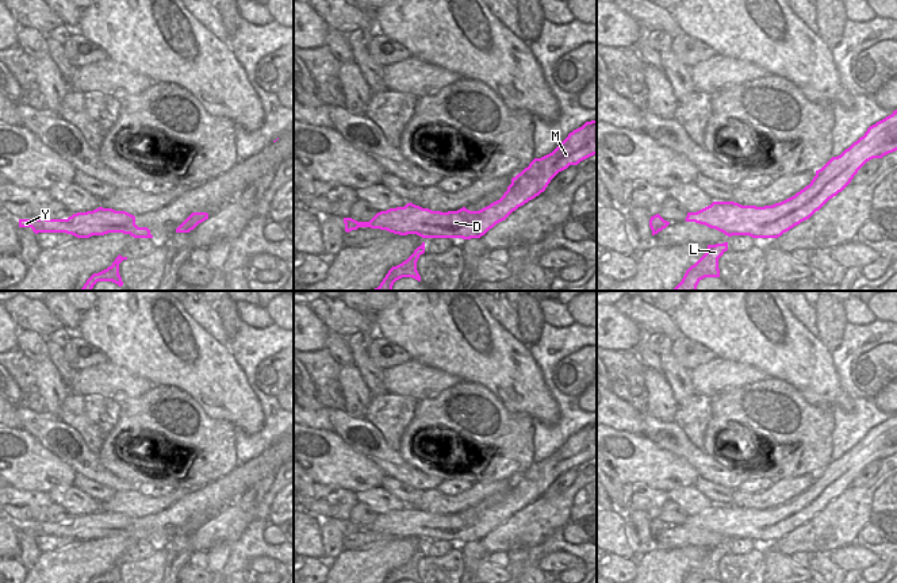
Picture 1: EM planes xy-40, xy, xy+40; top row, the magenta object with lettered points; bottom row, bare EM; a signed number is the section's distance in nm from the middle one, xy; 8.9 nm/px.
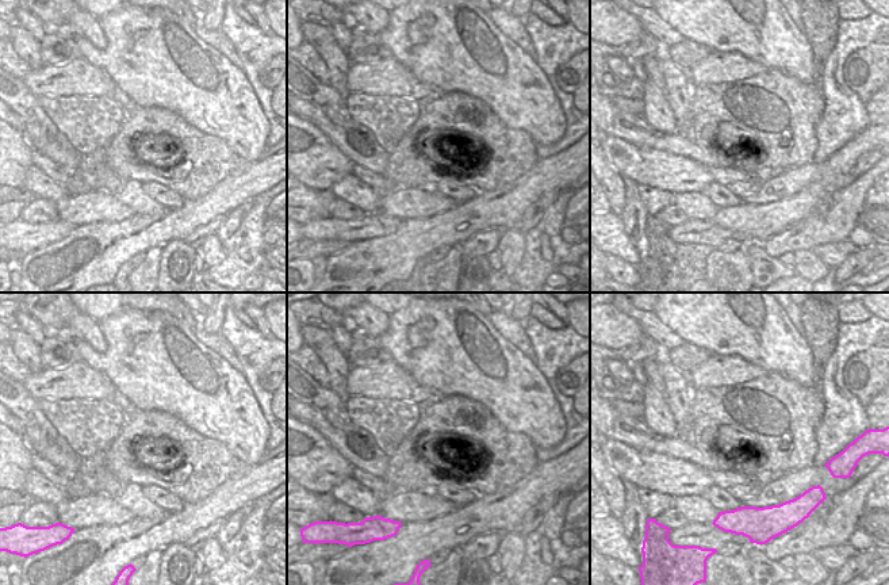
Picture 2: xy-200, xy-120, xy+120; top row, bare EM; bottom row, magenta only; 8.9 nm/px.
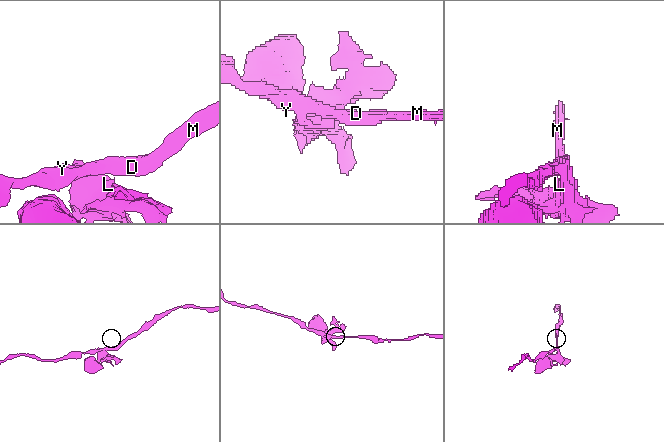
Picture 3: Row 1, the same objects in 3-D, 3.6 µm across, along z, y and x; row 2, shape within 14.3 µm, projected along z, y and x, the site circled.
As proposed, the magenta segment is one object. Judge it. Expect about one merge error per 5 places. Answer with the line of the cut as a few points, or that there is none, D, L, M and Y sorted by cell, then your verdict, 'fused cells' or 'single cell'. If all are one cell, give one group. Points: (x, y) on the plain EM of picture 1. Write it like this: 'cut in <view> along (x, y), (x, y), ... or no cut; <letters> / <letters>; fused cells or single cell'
cut in xy along (361, 525), (359, 529); D M Y / L; fused cells

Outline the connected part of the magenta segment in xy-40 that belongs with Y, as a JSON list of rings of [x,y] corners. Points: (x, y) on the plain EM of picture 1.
[[[103,510],[73,517],[68,522],[19,522],[19,530],[31,530],[35,537],[66,536],[77,541],[89,541],[108,536],[130,537],[134,541],[153,541],[147,530],[135,528],[134,518]]]

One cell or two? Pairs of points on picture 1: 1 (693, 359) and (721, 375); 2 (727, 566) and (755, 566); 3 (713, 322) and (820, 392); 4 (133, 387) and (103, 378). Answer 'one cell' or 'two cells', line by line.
1: two cells
2: one cell
3: one cell
4: one cell

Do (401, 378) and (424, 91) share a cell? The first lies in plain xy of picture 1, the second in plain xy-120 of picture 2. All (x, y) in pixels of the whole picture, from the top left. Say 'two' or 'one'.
one

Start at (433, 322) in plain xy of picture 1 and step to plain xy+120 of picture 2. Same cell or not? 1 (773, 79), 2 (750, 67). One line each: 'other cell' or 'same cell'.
1: other cell
2: other cell

